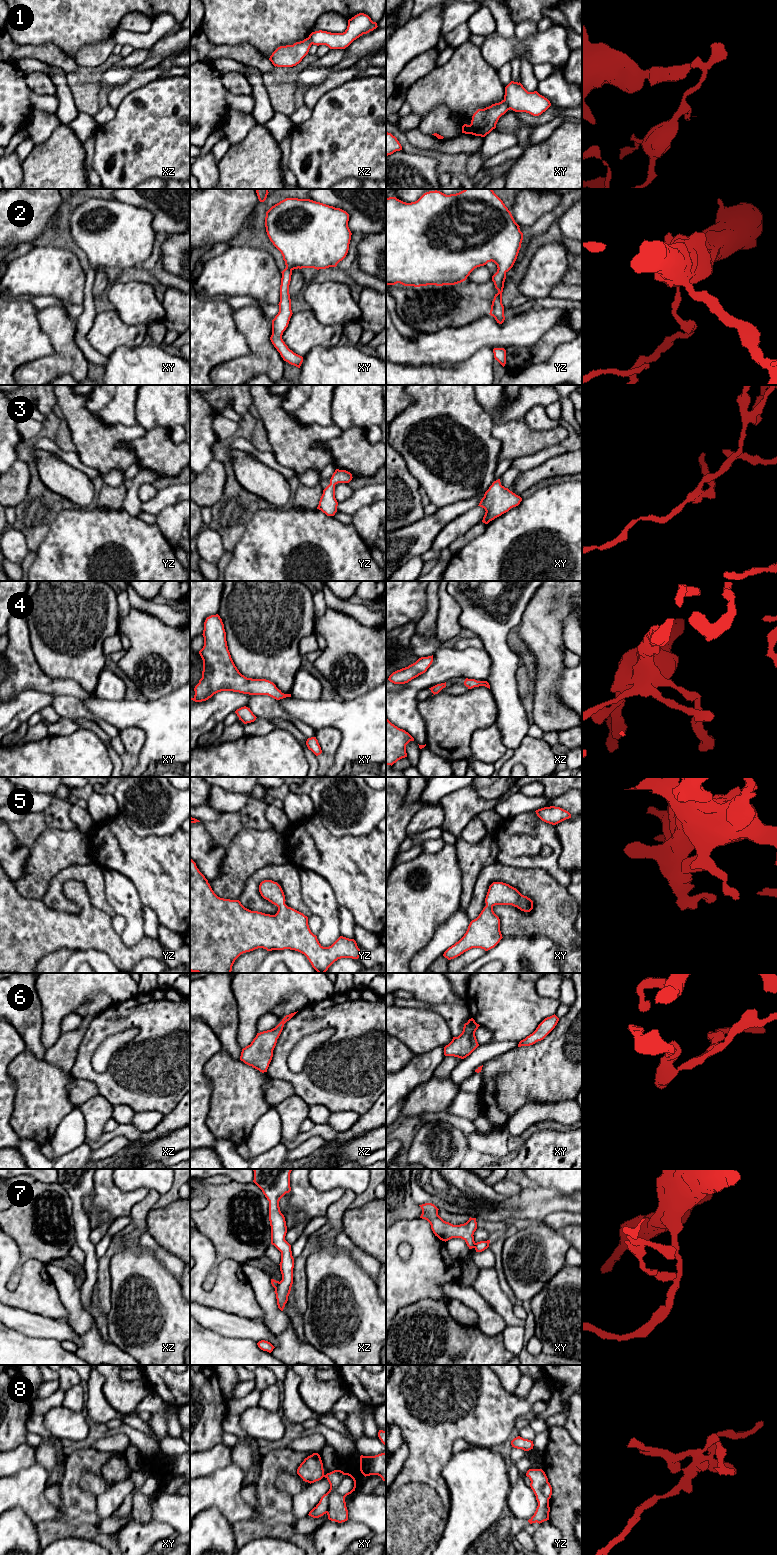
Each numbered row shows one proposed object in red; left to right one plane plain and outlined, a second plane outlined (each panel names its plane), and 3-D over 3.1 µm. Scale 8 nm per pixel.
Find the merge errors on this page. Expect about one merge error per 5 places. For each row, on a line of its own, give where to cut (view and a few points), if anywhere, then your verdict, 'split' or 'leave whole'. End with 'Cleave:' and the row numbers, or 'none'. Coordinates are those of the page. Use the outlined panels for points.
1: cut in xy along (504, 99), (510, 108); split
2: no cut; leave whole
3: no cut; leave whole
4: no cut; leave whole
5: no cut; leave whole
6: no cut; leave whole
7: cut in xy along (475, 1243), (473, 1247); split
8: cut in xy along (344, 1473), (341, 1482), (330, 1493), (326, 1512); split
Cleave: 1, 7, 8

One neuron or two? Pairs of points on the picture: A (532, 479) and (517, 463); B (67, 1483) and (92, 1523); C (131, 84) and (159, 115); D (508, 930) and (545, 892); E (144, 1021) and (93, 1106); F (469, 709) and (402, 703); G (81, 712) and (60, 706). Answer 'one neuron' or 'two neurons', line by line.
A: two neurons
B: one neuron
C: two neurons
D: one neuron
E: two neurons
F: two neurons
G: one neuron

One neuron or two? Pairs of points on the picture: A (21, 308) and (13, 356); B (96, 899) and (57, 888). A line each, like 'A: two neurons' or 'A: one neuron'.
A: one neuron
B: one neuron

